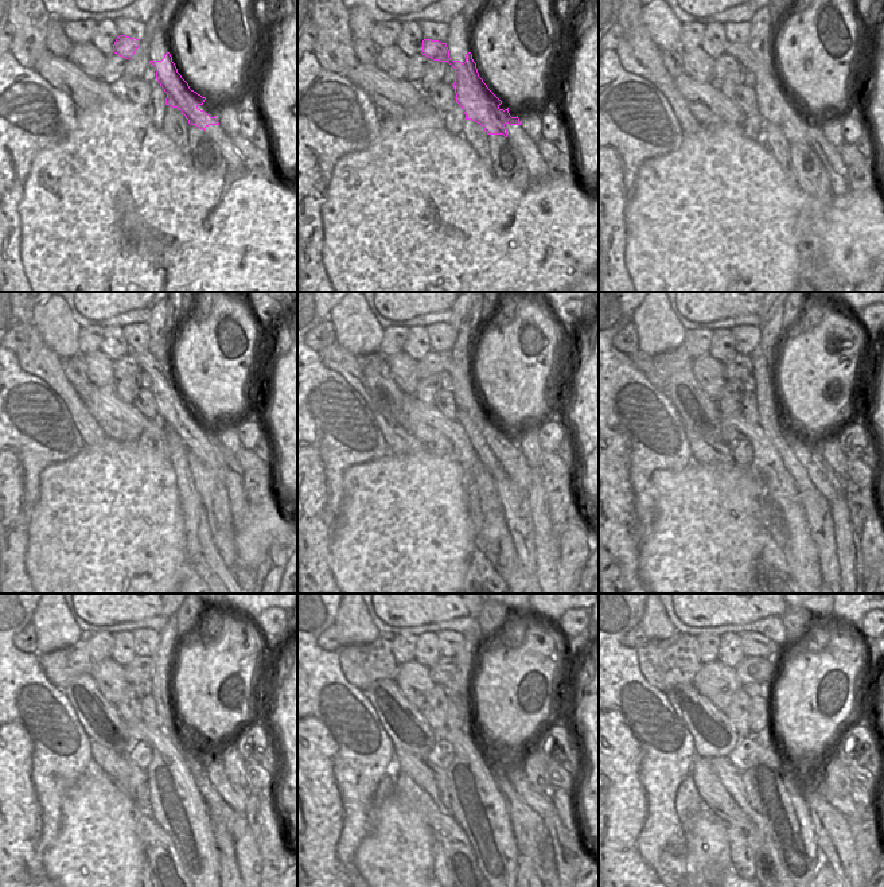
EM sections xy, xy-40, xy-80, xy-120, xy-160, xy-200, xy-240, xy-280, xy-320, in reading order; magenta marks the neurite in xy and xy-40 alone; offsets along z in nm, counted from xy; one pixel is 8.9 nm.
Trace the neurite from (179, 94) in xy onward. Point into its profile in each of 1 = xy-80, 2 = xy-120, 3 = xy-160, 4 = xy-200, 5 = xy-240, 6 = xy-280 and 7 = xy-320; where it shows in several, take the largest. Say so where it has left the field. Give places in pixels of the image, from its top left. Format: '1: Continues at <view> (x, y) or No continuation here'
1: Continues at xy-80 (774, 104)
2: Continues at xy-120 (174, 412)
3: Continues at xy-160 (467, 397)
4: Continues at xy-200 (807, 451)
5: Continues at xy-240 (234, 796)
6: Continues at xy-280 (541, 802)
7: Continues at xy-320 (845, 805).

